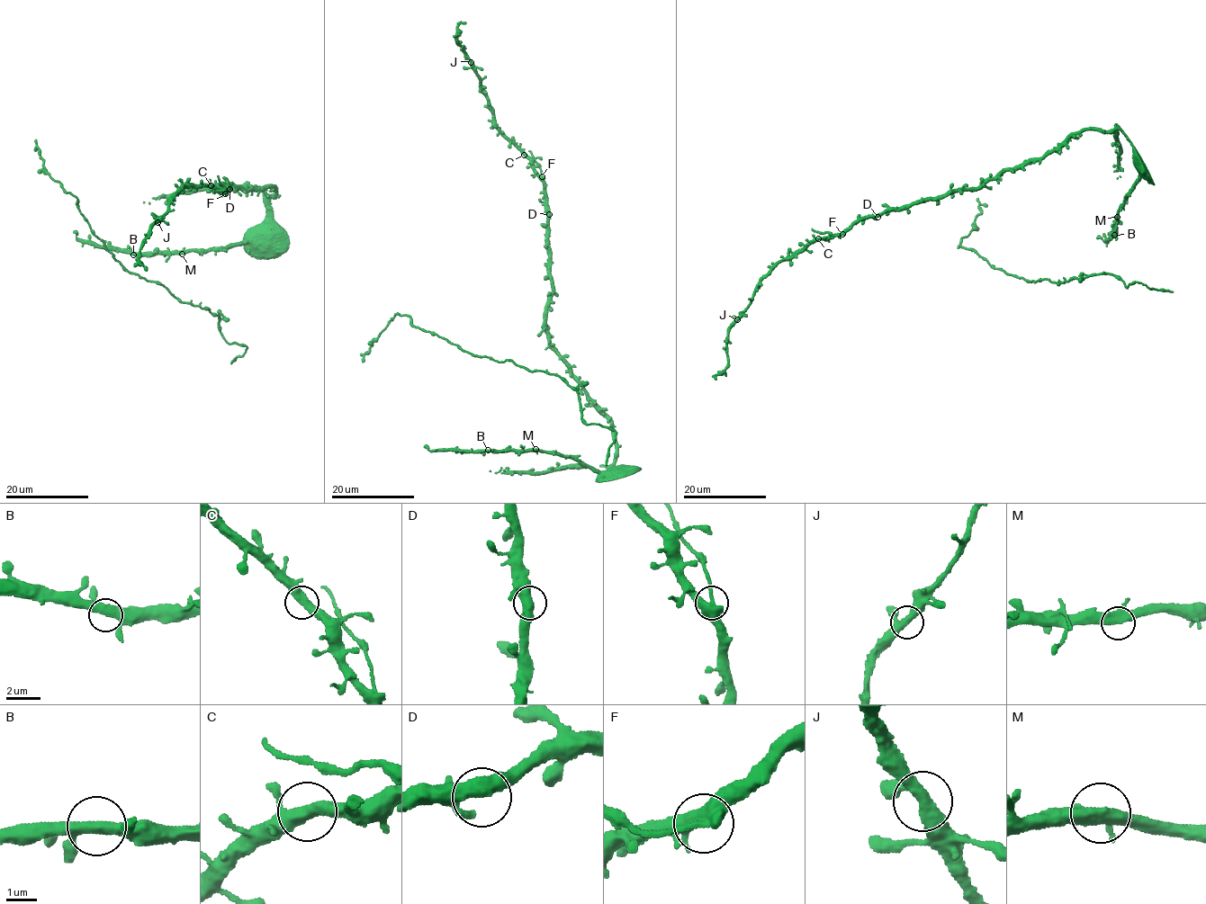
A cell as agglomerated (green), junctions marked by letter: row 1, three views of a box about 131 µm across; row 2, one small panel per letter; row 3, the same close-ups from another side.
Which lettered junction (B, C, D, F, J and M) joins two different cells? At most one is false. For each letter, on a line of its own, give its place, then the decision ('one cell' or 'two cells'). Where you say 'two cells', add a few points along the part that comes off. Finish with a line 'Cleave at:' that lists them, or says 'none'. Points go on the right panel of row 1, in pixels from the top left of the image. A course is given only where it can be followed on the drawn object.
B: place (1114, 235); one cell
C: place (818, 238); one cell
D: place (877, 217); one cell
F: place (842, 234); two cells; course (841, 234), (819, 232), (812, 228)
J: place (737, 319); one cell
M: place (1117, 217); one cell
Cleave at: F

